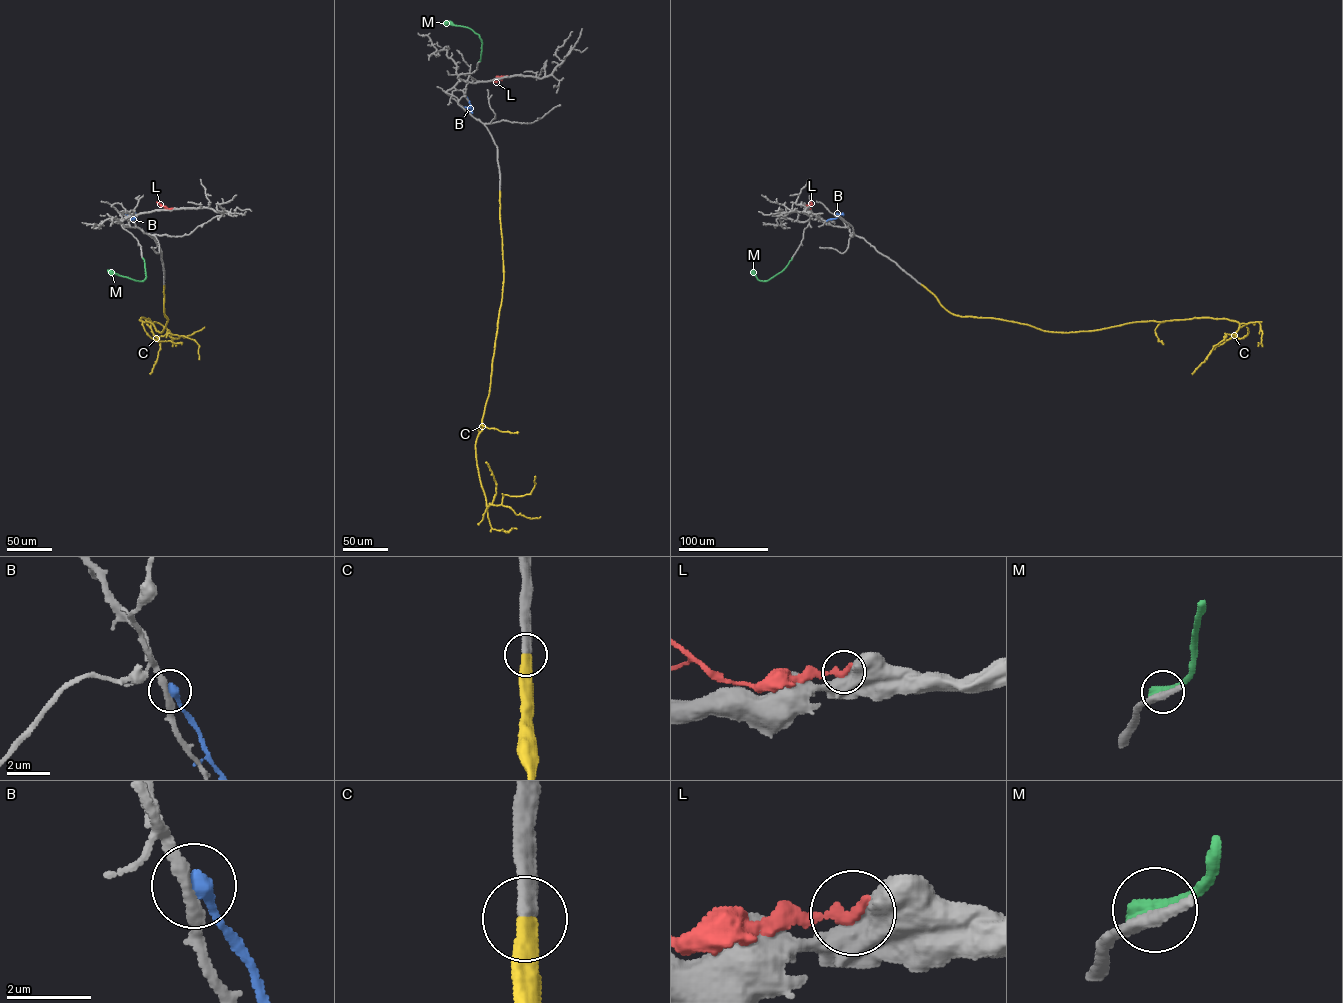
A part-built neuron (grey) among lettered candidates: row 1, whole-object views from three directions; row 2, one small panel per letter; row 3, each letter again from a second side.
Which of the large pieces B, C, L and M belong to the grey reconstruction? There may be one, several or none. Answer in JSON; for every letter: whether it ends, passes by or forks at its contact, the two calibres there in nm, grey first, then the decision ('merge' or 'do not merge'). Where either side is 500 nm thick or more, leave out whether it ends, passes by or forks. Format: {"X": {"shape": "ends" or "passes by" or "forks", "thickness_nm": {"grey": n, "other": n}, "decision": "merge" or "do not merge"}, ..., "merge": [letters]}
{"B": {"shape": "ends", "thickness_nm": {"grey": 280, "other": 380}, "decision": "do not merge"}, "C": {"thickness_nm": {"grey": 500, "other": 500}, "decision": "merge"}, "L": {"thickness_nm": {"grey": 850, "other": 260}, "decision": "do not merge"}, "M": {"shape": "ends", "thickness_nm": {"grey": 320, "other": 480}, "decision": "do not merge"}, "merge": ["C"]}

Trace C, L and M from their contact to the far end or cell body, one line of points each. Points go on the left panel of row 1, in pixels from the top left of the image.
C: (164, 284), (168, 321), (163, 331), (139, 319), (148, 318), (156, 336), (193, 339), (199, 359)
L: (173, 208), (168, 209), (159, 202)
M: (143, 258), (146, 277), (143, 281), (107, 270)

